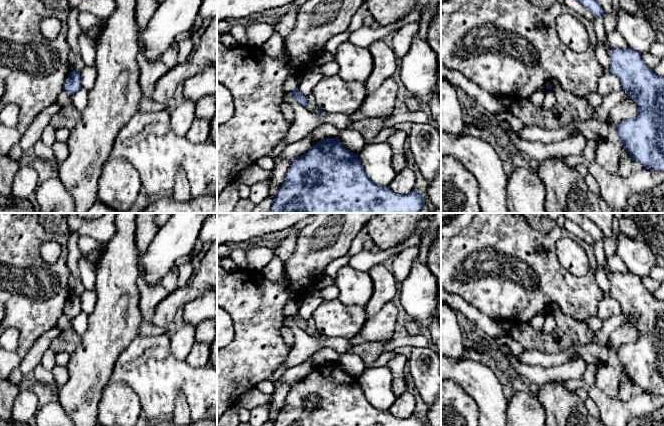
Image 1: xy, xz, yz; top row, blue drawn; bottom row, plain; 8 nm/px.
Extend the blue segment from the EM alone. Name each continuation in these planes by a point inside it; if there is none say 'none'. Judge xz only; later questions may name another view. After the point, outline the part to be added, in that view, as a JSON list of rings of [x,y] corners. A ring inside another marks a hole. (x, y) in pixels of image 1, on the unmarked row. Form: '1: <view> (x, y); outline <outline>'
none

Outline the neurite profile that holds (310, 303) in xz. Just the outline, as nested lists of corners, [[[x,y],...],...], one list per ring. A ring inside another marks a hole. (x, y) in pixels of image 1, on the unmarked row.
[[[319,293],[307,296],[304,300],[302,300],[302,304],[297,311],[299,316],[302,319],[308,321],[308,319],[312,317],[313,312],[323,301],[324,299],[320,296]]]

